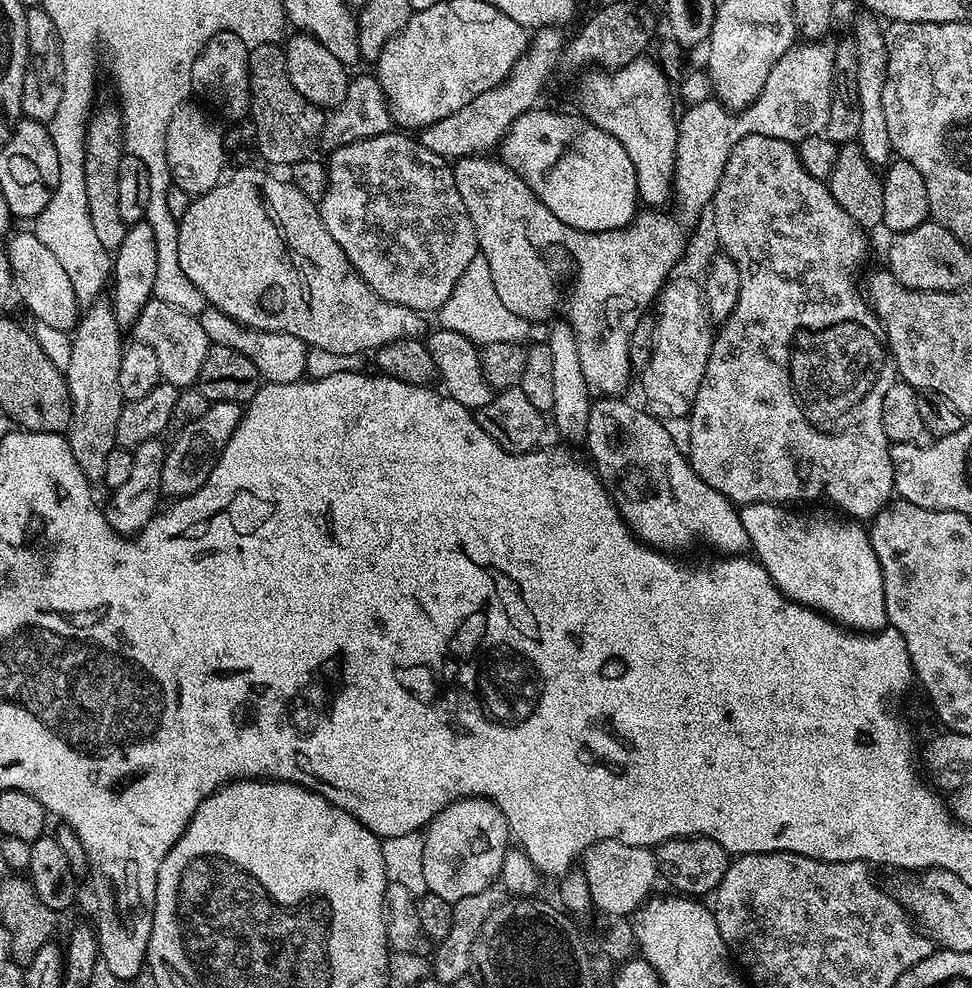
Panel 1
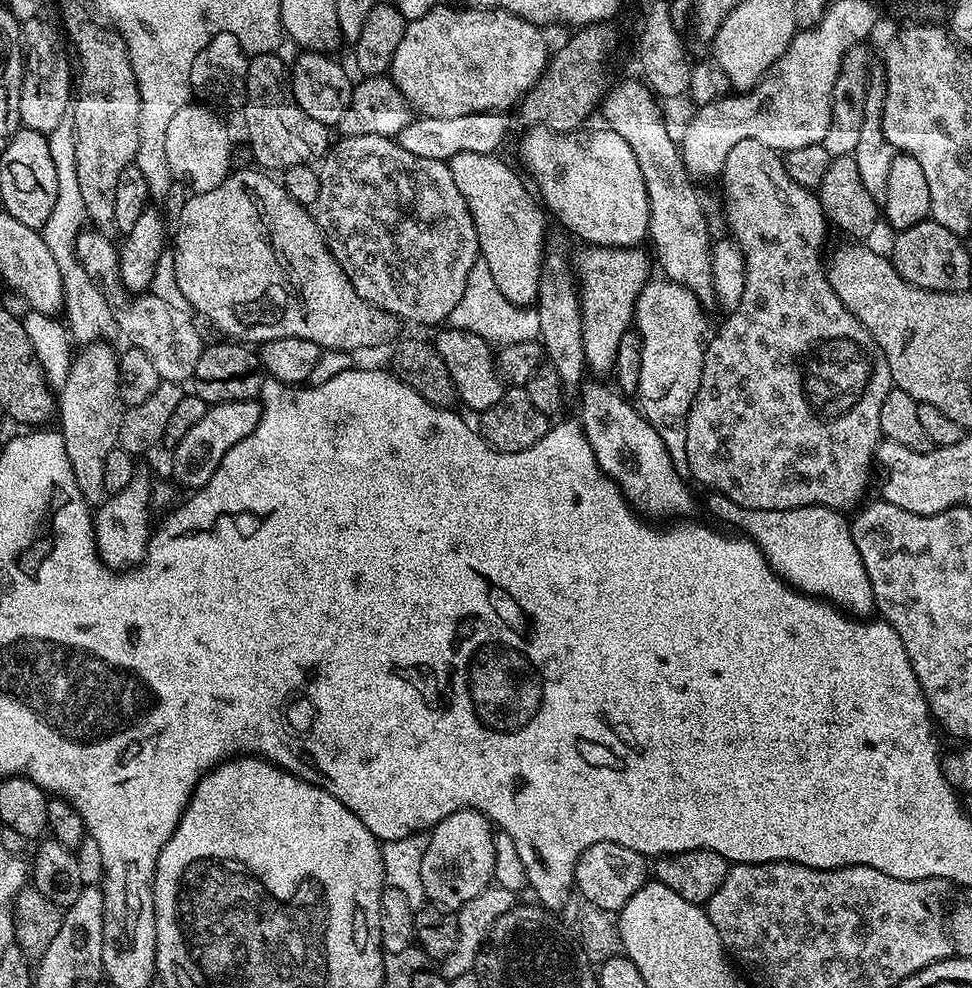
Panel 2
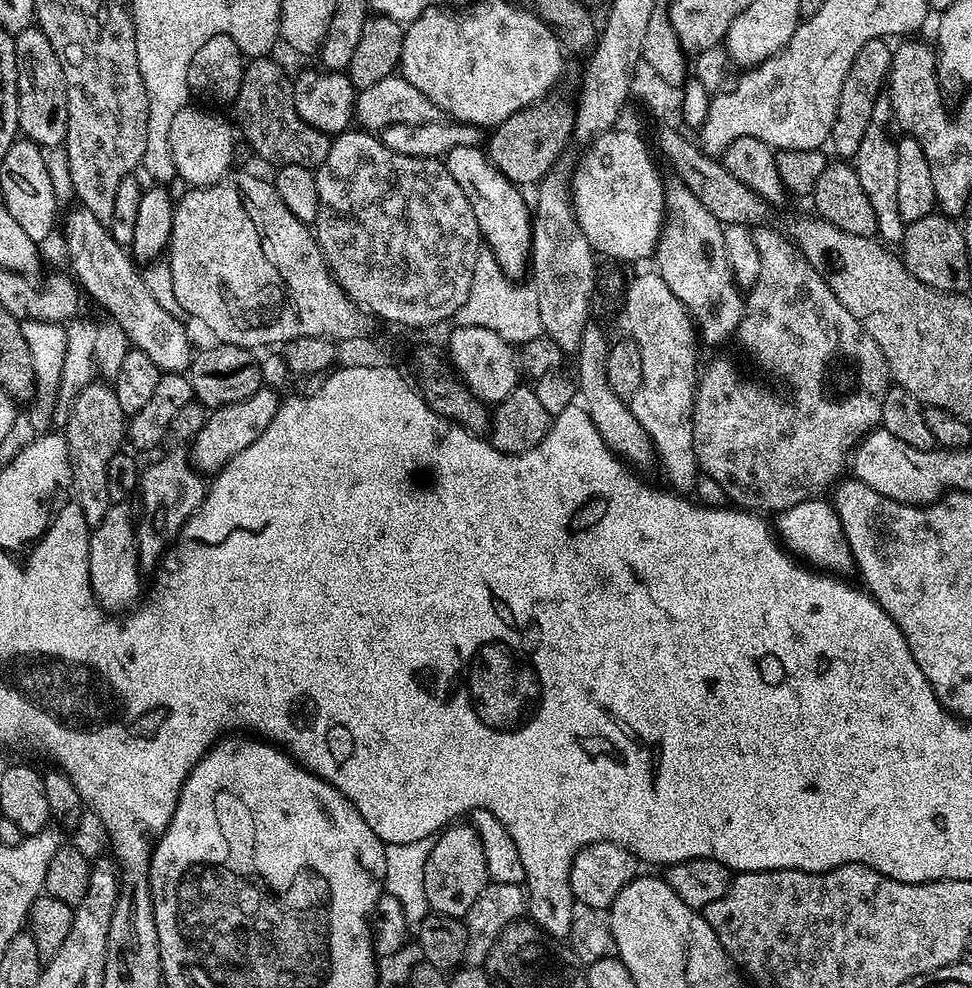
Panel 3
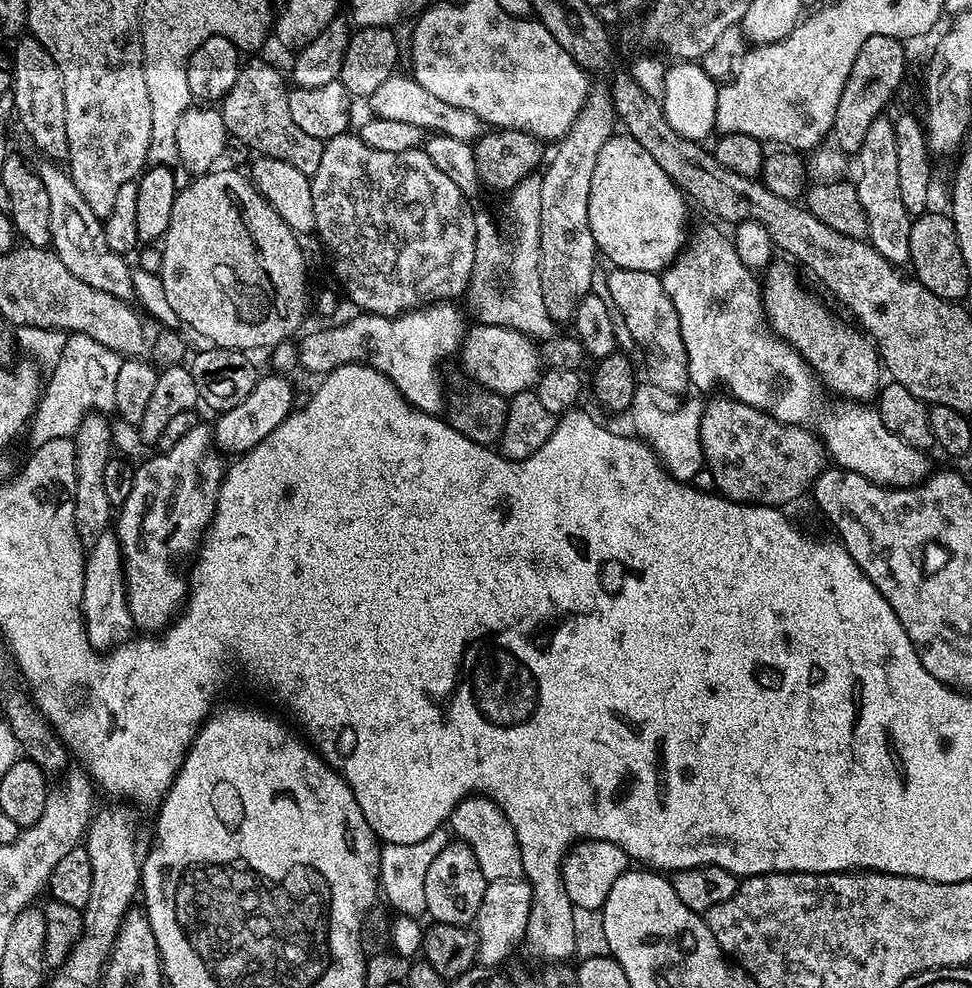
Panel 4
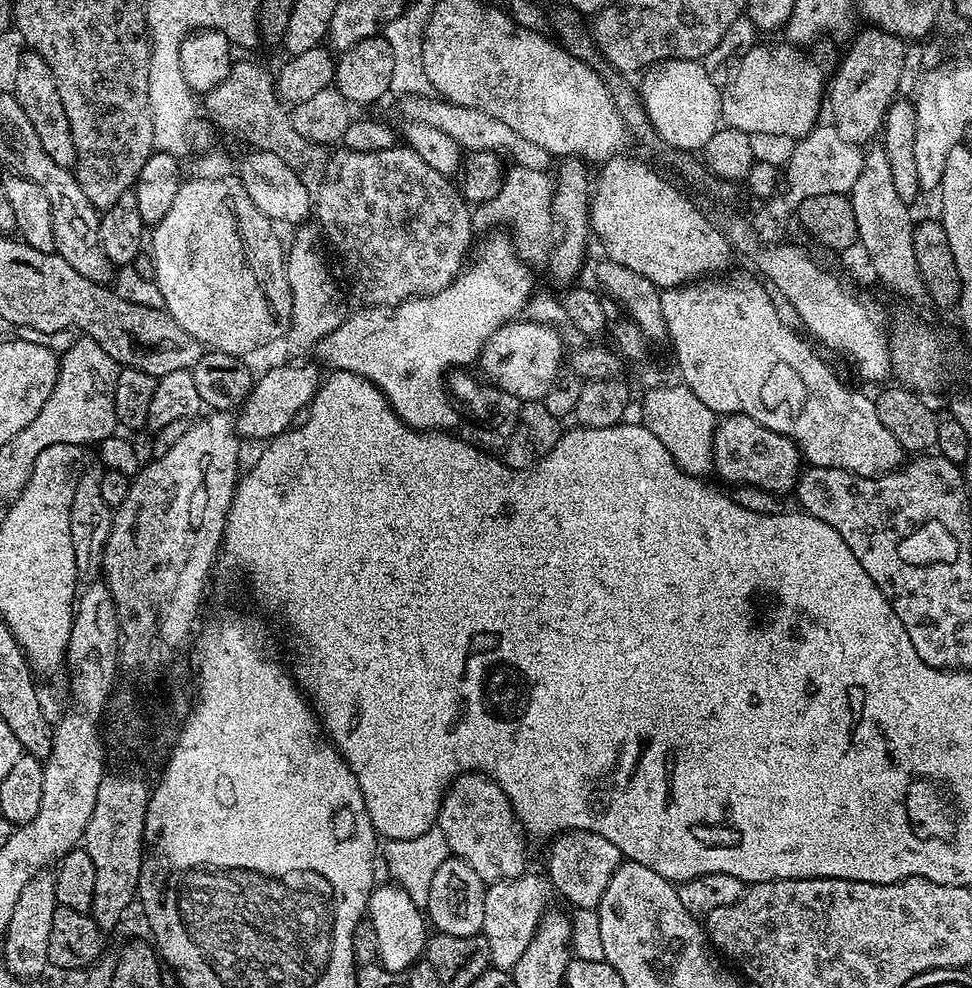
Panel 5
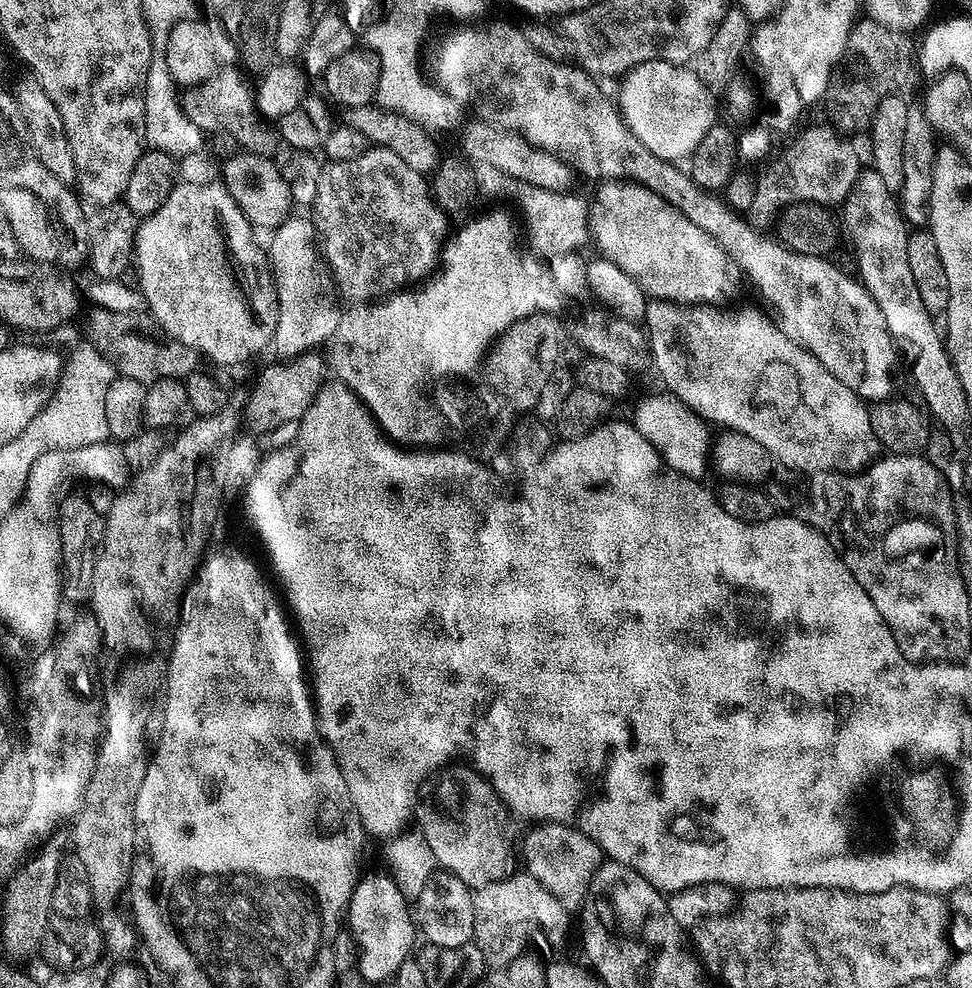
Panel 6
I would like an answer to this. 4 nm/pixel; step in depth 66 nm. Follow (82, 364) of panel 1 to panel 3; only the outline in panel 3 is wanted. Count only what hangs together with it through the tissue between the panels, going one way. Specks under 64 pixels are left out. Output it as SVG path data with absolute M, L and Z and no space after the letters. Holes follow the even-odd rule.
M104 382L90 383L75 395L68 412L68 425L62 429L72 471L72 493L76 496L110 496L110 490L106 490L106 466L110 466L110 458L121 451L126 440L122 406L118 406L115 391L100 383Z

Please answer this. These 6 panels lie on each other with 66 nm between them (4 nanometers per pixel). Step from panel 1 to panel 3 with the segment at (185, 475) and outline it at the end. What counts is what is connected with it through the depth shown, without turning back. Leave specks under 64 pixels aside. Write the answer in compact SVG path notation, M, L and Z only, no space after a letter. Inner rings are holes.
M261 386L254 394L250 394L250 398L242 402L211 409L202 430L198 430L190 445L192 467L200 474L215 474L226 467L235 456L242 454L242 450L246 450L246 446L251 446L258 442L258 438L262 438L262 430L266 430L266 426L274 422L274 414L281 403L280 396L276 397L268 386Z

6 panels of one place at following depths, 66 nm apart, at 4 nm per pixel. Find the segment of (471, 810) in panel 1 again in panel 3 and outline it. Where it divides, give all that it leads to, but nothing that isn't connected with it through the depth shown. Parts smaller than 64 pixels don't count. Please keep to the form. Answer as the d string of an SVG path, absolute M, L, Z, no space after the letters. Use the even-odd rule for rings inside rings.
M453 823L433 839L430 858L426 858L426 898L433 913L467 917L470 906L489 883L486 854L471 823Z

